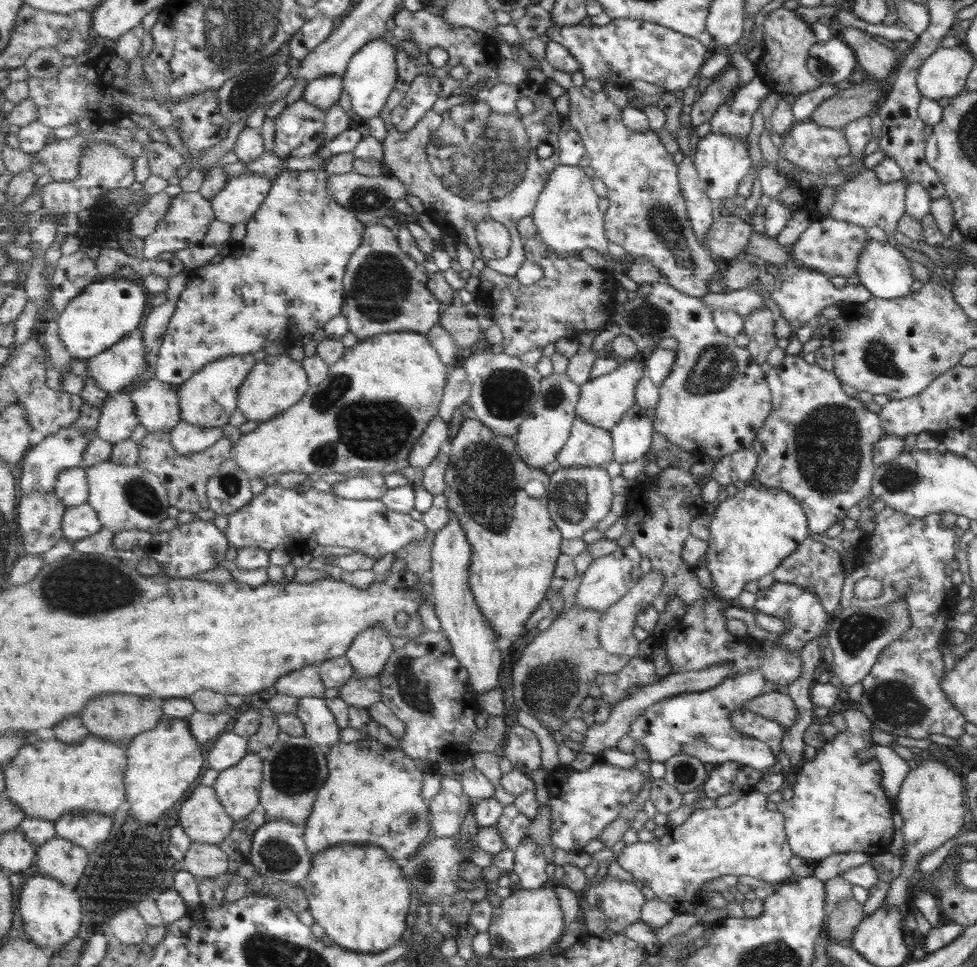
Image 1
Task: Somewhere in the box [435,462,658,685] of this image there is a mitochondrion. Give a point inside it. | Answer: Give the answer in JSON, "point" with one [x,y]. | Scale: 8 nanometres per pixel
{"point":[572,498]}

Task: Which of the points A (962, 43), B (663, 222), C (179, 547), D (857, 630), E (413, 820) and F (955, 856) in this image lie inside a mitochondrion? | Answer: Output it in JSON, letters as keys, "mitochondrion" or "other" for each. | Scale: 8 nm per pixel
{"A":"other","B":"mitochondrion","C":"other","D":"mitochondrion","E":"mitochondrion","F":"other"}

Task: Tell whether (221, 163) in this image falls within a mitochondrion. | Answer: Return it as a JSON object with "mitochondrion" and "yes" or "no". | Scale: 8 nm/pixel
{"mitochondrion":"no"}

